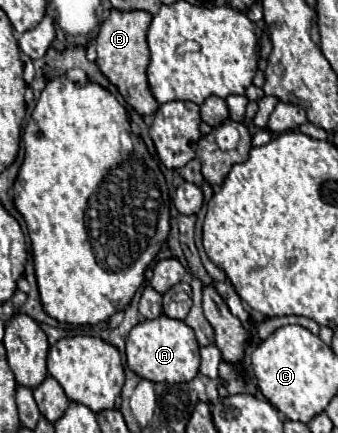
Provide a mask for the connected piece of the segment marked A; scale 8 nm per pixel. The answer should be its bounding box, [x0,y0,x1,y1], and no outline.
[125,314,199,382]

